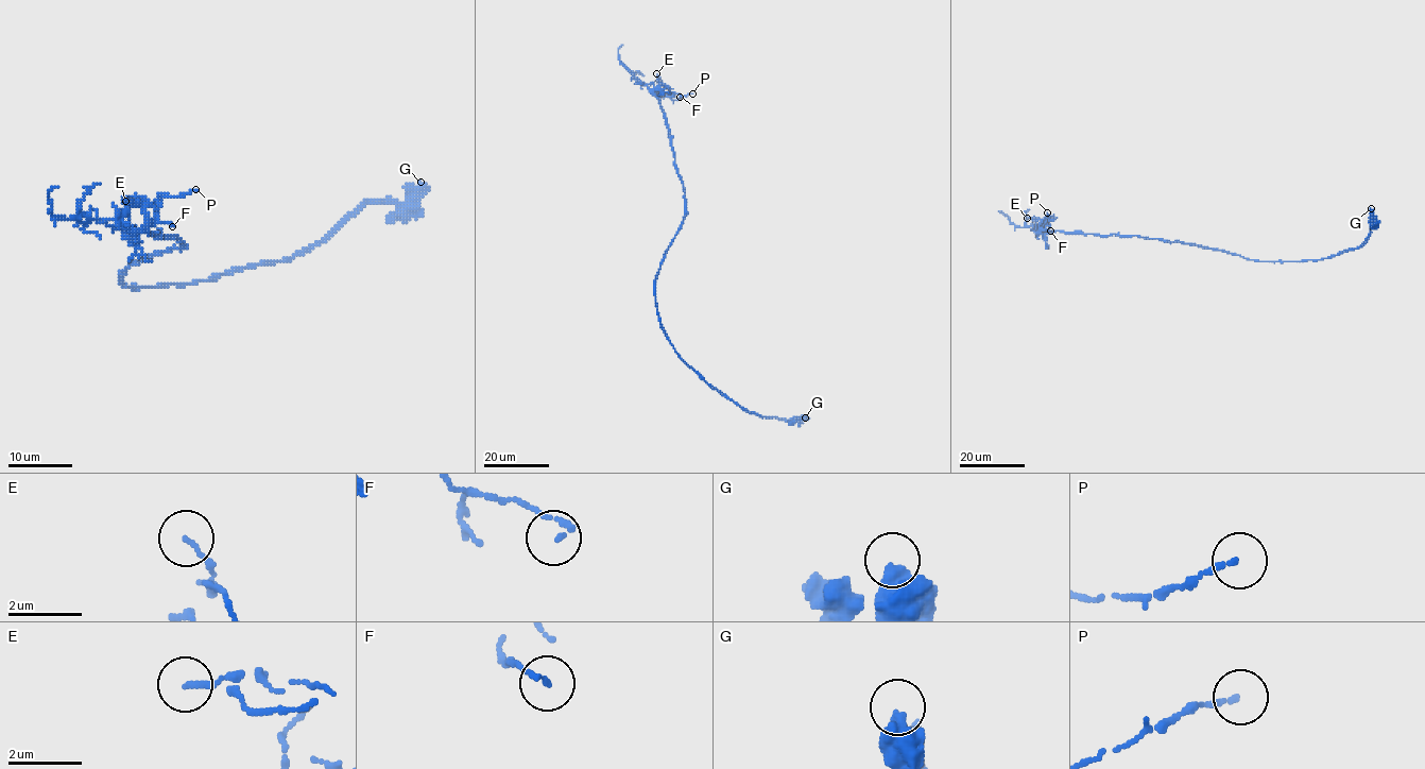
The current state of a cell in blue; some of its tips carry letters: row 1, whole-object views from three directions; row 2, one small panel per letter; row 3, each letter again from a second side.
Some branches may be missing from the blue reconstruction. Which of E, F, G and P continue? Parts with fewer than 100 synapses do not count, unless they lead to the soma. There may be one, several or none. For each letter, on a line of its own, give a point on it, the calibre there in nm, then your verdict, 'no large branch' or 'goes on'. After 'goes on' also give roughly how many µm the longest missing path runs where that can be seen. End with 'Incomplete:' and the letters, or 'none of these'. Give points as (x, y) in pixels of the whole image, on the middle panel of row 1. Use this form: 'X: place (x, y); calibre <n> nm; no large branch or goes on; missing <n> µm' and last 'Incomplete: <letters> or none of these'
E: place (656, 73); calibre 140 nm; no large branch
F: place (680, 97); calibre 130 nm; no large branch
G: place (805, 417); calibre 500 nm; no large branch
P: place (692, 94); calibre 140 nm; no large branch
Incomplete: none of these

